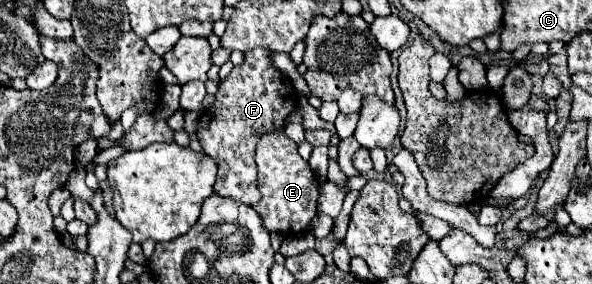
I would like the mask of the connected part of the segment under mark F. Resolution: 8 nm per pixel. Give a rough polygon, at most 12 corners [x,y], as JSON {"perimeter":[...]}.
{"perimeter":[[268,47],[220,81],[196,137],[218,163],[214,193],[260,201],[264,133],[298,109]]}

